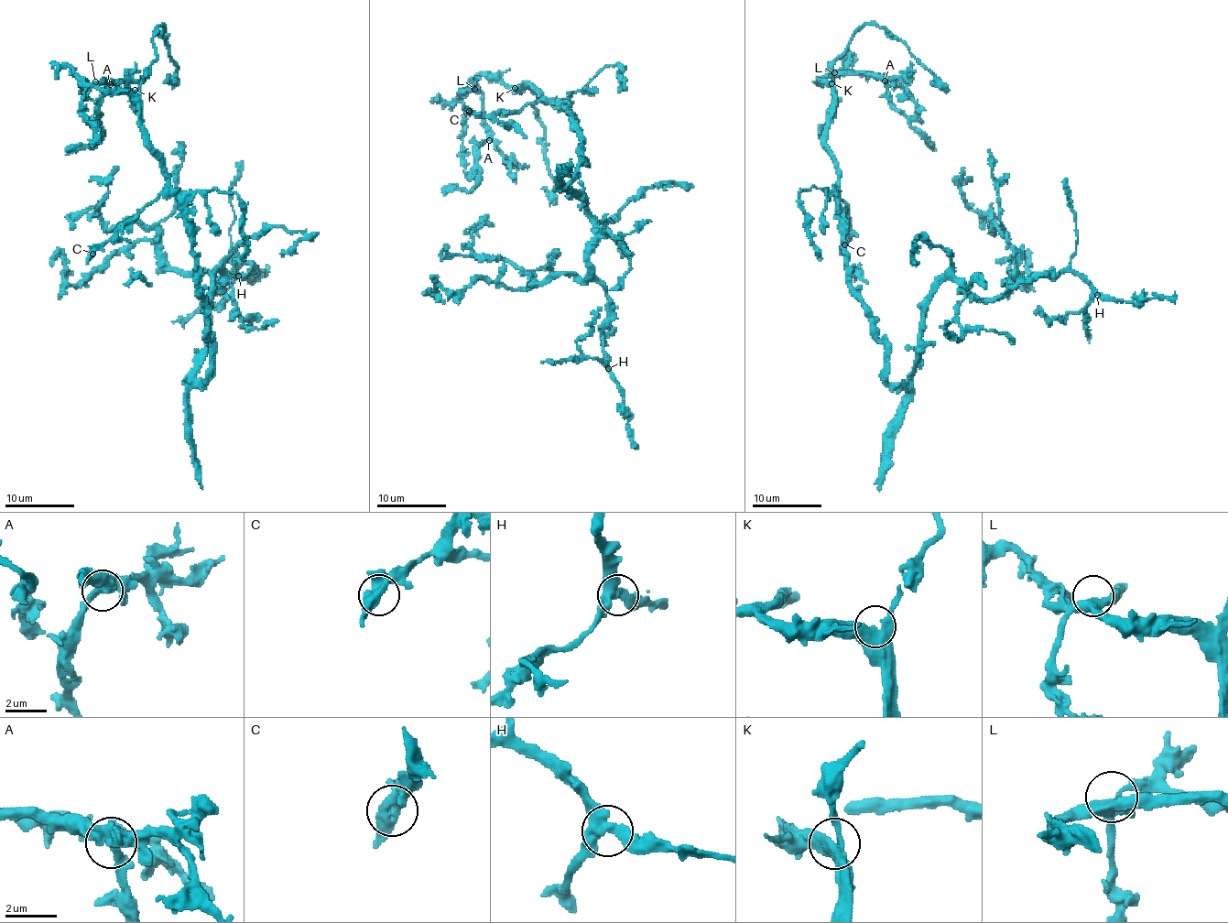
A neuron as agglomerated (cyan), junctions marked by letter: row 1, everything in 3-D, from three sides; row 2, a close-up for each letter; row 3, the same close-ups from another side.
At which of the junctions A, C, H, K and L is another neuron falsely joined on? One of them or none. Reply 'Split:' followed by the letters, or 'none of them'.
Split: C

